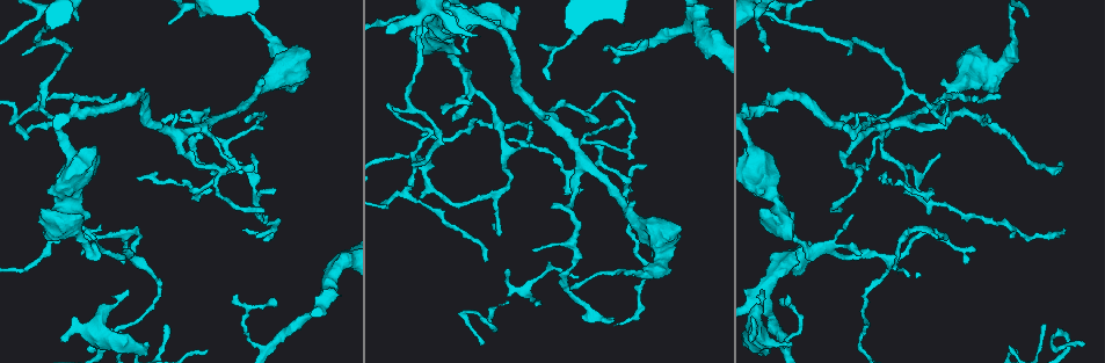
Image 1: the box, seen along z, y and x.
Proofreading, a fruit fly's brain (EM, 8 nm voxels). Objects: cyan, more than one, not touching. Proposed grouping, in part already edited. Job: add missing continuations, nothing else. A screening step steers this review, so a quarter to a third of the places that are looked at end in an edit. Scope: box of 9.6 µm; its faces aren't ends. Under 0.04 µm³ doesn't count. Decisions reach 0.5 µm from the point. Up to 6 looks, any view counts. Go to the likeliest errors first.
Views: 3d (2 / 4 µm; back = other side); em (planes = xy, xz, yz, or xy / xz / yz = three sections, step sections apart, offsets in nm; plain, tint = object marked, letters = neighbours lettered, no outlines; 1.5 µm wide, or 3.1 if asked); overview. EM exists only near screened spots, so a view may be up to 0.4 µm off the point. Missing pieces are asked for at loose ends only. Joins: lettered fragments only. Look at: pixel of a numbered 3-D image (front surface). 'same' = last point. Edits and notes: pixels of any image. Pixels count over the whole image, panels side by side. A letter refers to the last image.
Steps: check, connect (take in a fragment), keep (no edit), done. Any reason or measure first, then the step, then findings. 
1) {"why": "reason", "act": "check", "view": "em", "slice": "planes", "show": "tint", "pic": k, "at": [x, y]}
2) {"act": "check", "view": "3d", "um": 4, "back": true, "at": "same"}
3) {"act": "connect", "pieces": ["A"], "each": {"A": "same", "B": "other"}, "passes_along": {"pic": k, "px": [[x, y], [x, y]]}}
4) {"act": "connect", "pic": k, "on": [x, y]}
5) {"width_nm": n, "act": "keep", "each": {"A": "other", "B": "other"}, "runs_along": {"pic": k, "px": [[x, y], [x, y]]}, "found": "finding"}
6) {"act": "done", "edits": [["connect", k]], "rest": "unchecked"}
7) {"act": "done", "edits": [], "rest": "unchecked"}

{"why": "an open end", "act": "check", "view": "em", "um": 3.1, "slice": "yz", "step": 8, "show": "letters", "pic": 1, "at": [759, 291]}

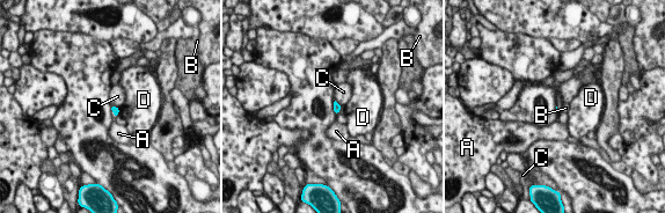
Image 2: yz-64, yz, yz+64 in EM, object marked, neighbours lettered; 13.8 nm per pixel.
{"longest_contact_nm": ["C", 130], "act": "keep", "each": {"A": "other", "B": "other", "C": "other", "D": "other"}, "border": {"pic": 2, "px": [[111, 104], [118, 109]]}, "found": "none of them fits"}

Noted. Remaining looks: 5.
{"why": "an open end", "act": "check", "view": "em", "slice": "xy", "step": 4, "show": "letters", "pic": 1, "at": [467, 50]}

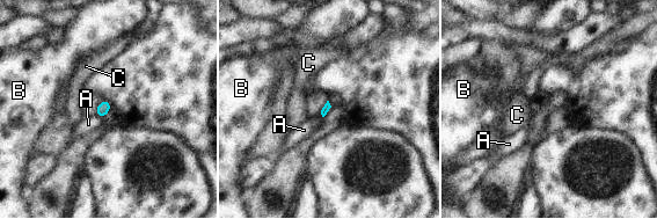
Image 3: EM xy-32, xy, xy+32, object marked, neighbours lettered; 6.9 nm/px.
{"longest_contact_nm": ["A", 60], "act": "keep", "each": {"A": "other", "B": "other", "C": "other"}, "border": {"pic": 3, "px": [[95, 115], [102, 118]]}, "found": "none of them fits"}

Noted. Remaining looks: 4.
{"why": "thin end", "act": "check", "view": "3d", "um": 2, "pic": 1, "at": [510, 141]}

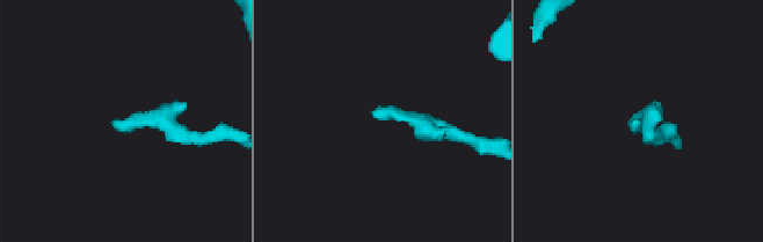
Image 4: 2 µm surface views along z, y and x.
{"act": "check", "view": "em", "slice": "planes", "show": "letters", "pic": 4, "at": [372, 114]}

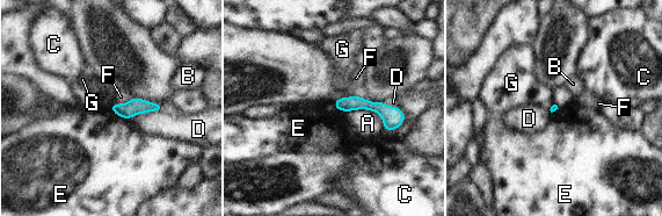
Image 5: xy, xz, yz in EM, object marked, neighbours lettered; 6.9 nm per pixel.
{"act": "keep", "each": {"A": "other", "B": "other", "C": "other", "D": "other", "E": "other", "F": "other", "G": "other"}, "border": {"pic": 5, "px": [[110, 108], [126, 120]]}, "found": "no lettered fragment goes on from it"}

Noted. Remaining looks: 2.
{"act": "done", "edits": [], "rest": "unchecked"}

